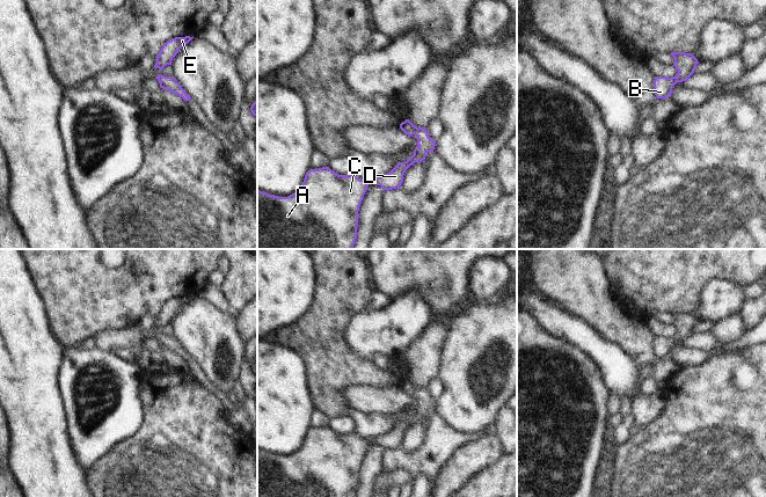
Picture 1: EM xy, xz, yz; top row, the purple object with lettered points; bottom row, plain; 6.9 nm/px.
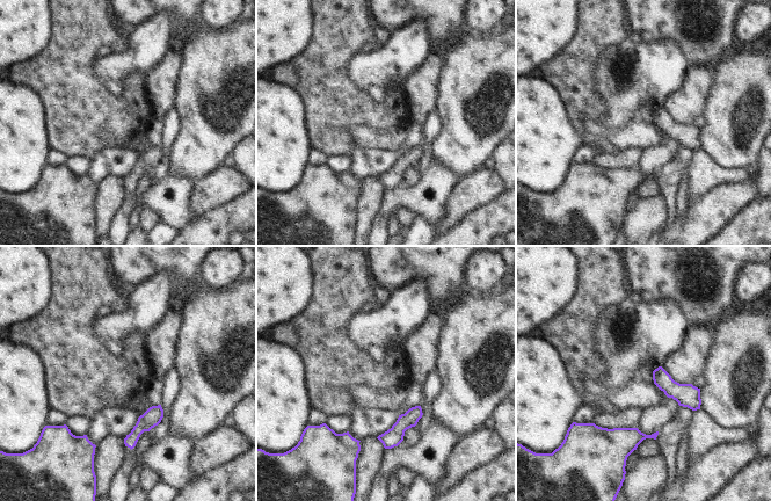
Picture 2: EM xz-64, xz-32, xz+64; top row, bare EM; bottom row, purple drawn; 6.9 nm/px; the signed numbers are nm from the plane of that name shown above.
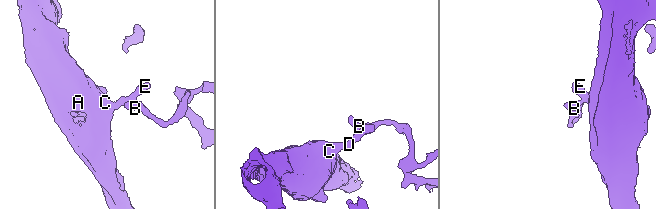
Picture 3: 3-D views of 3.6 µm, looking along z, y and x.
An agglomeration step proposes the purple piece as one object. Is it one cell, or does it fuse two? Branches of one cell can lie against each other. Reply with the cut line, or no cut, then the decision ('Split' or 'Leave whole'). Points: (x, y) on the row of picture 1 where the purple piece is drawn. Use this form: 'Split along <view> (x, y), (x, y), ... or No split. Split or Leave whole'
No split. Leave whole.

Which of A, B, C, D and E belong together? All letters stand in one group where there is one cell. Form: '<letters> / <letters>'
A B C D E

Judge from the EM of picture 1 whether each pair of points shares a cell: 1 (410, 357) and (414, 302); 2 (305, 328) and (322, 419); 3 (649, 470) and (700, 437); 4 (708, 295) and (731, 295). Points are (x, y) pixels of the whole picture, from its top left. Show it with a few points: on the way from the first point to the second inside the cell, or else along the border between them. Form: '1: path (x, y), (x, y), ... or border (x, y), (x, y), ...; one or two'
1: border (429, 322), (401, 355); two
2: border (315, 408), (330, 418); two
3: path (662, 470), (666, 470), (687, 450); one
4: path (714, 295), (726, 295); one

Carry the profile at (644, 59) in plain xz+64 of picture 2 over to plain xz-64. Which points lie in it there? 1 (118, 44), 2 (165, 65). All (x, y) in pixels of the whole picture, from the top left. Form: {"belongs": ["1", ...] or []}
{"belongs": []}

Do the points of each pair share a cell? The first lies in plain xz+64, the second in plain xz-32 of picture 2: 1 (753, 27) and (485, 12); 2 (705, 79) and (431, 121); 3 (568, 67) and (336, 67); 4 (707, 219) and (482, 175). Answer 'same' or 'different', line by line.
1: same
2: different
3: same
4: same

